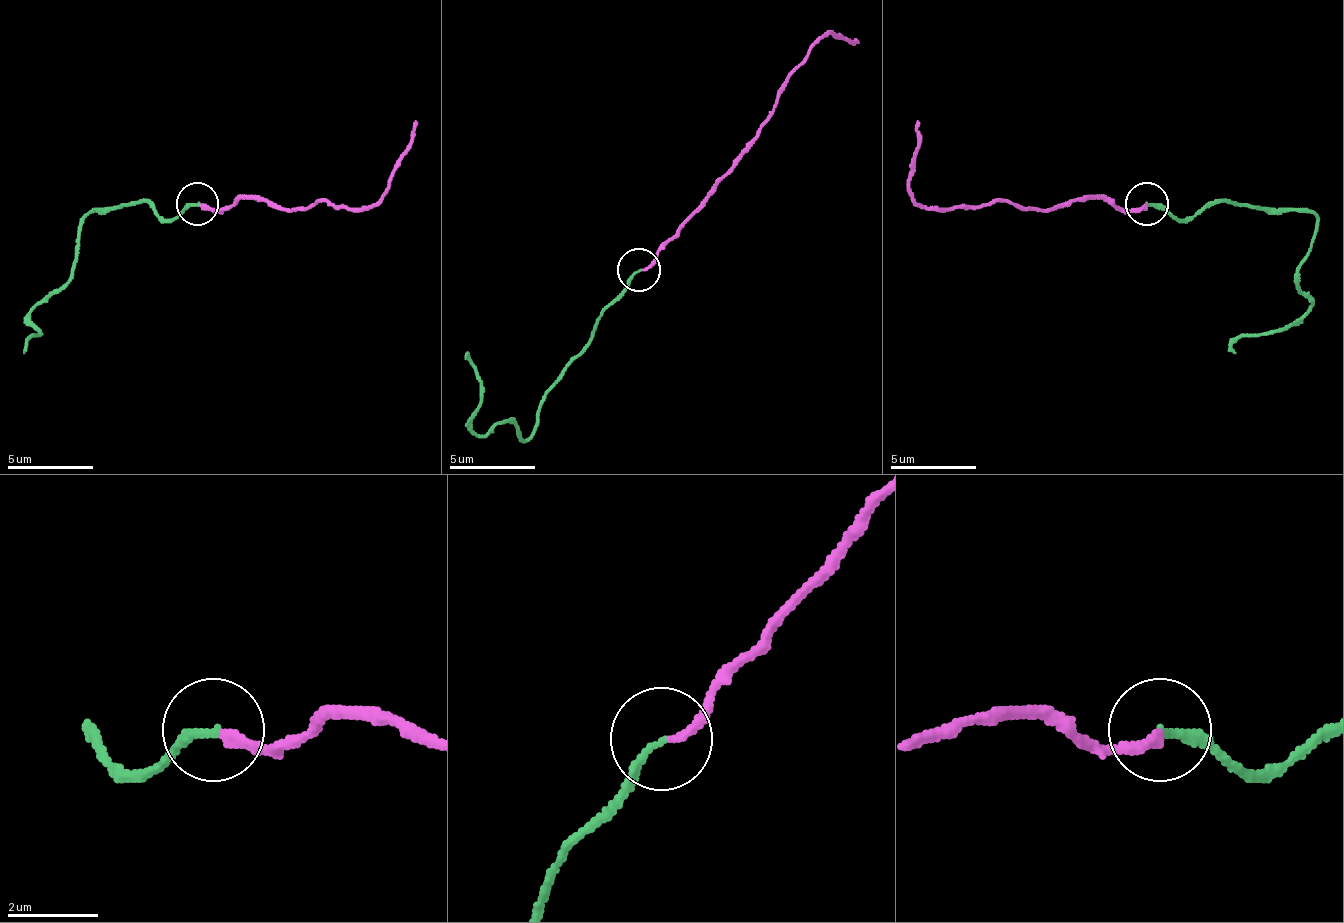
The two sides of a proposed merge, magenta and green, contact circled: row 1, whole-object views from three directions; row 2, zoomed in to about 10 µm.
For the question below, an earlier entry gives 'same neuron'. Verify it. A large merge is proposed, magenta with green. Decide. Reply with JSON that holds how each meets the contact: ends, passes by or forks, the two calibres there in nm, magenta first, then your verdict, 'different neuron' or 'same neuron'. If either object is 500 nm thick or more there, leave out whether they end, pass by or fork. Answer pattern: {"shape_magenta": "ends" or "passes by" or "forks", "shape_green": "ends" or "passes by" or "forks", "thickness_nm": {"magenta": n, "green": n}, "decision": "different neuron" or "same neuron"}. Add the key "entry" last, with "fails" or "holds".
{"shape_magenta": "ends", "shape_green": "ends", "thickness_nm": {"magenta": 180, "green": 170}, "decision": "same neuron", "entry": "holds"}

